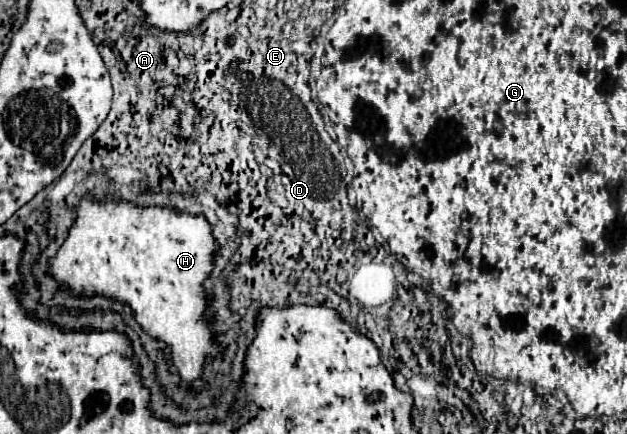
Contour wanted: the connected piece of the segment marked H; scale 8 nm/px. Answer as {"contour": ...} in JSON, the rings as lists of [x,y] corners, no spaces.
{"contour":[[[107,198],[103,204],[81,200],[77,210],[77,222],[73,224],[69,238],[51,260],[51,272],[57,280],[67,284],[77,294],[105,294],[131,304],[137,322],[155,338],[167,342],[167,352],[173,358],[173,372],[179,372],[183,384],[201,388],[201,372],[207,356],[215,358],[219,344],[205,324],[207,298],[203,292],[203,280],[213,268],[213,254],[217,242],[213,240],[211,226],[203,216],[177,214],[171,208],[137,208],[133,204],[115,202]]]}

